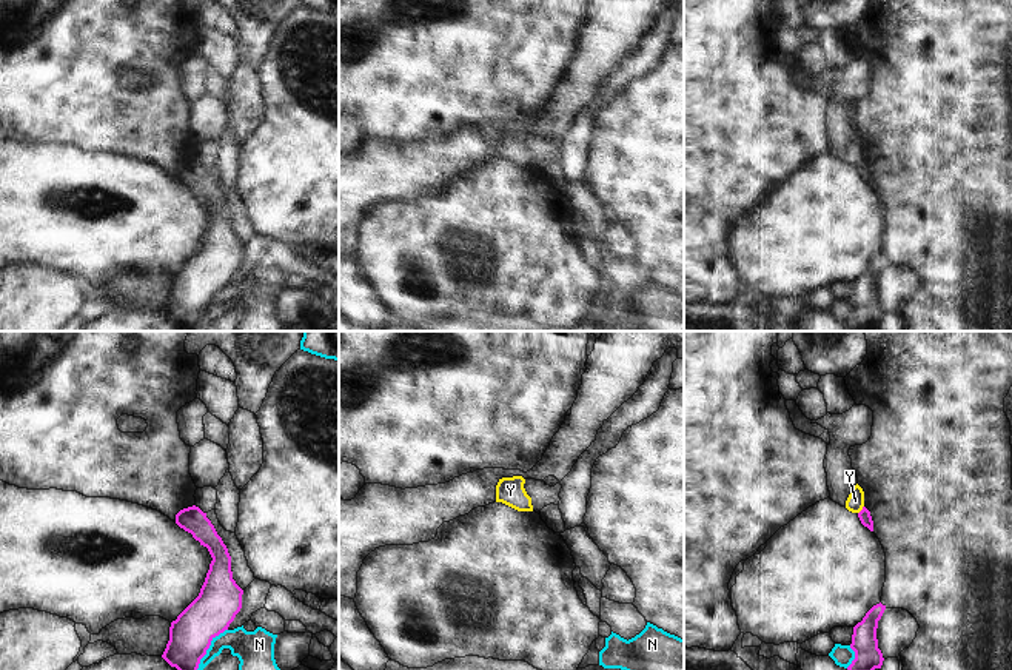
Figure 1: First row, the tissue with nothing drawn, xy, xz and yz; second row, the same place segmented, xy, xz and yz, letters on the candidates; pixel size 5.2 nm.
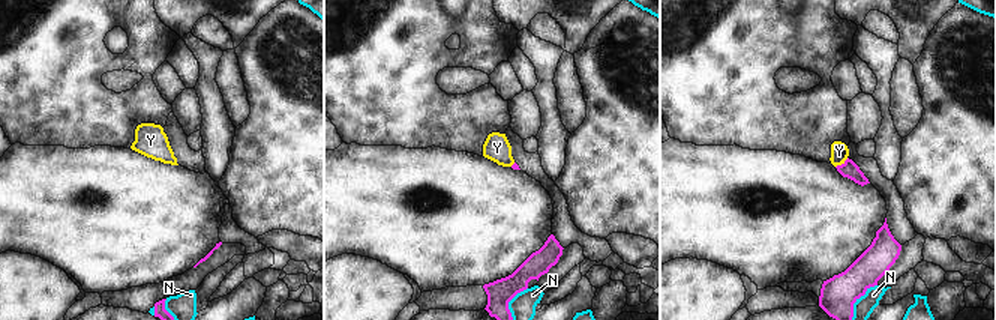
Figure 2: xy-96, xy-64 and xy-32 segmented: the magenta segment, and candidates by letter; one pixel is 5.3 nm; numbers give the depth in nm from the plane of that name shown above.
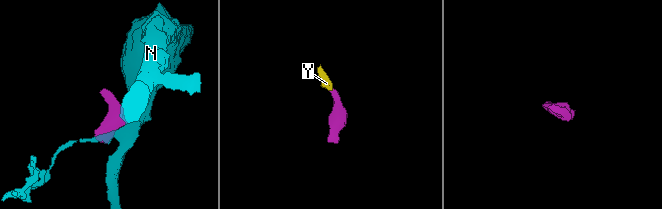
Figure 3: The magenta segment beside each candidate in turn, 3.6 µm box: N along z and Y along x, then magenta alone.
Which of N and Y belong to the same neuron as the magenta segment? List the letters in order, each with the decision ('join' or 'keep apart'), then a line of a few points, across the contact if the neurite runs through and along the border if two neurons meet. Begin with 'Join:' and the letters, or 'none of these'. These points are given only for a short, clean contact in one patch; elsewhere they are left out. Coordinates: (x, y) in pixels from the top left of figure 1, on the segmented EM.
Join: Y
N: keep apart
Y: join; line yz (864, 516), (861, 510), (855, 501)

